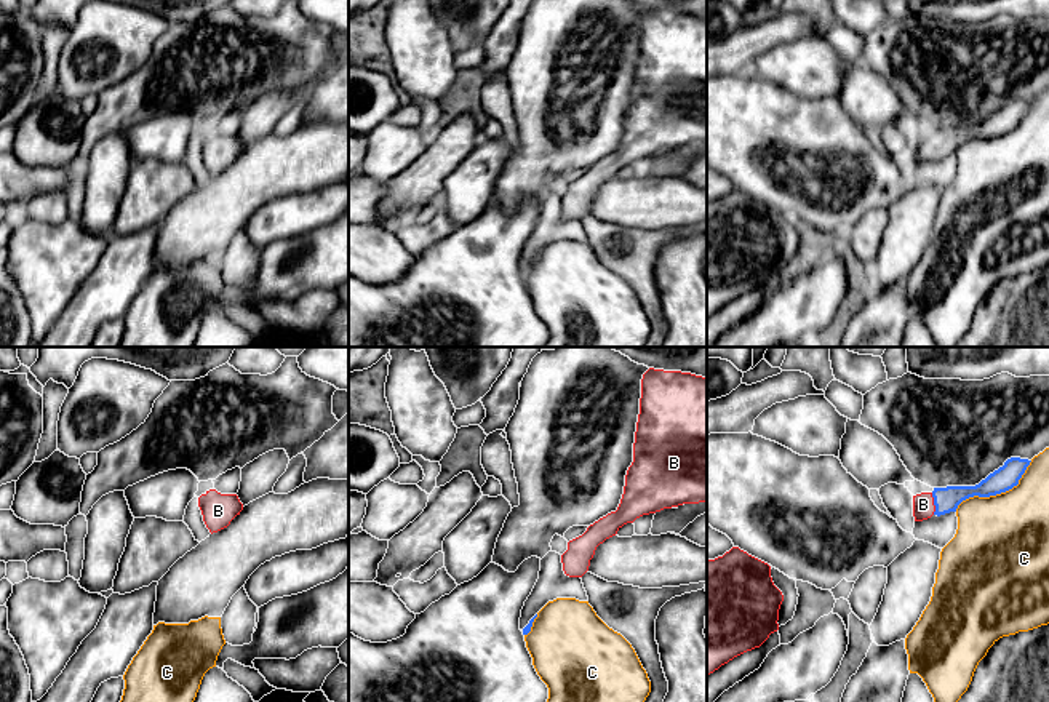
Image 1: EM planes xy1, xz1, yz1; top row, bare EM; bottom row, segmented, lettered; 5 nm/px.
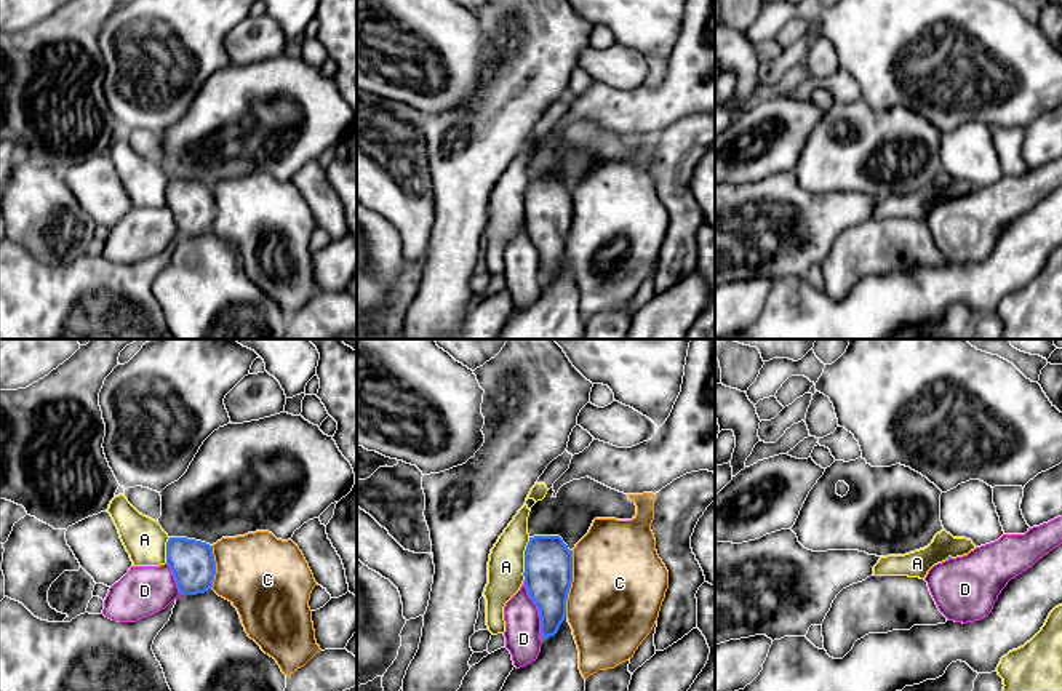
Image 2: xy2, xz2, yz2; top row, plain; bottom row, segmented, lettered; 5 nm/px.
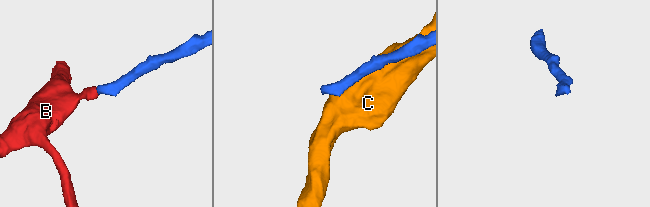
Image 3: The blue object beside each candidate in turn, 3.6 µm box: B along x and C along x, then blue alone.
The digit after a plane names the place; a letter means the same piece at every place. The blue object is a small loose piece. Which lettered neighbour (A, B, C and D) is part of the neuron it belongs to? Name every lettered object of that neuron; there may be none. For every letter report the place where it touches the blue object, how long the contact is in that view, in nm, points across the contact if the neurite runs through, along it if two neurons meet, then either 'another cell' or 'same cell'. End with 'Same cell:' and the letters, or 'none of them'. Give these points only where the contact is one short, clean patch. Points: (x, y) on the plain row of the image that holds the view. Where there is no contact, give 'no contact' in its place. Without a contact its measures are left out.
A: xz2 (525, 200) | 220 nm | another cell
B: yz1 (934, 146) | 110 nm | across yz1 (947, 141), (934, 146), (923, 146) | same cell
C: yz1 (997, 135) | 460 nm | another cell
D: xz2 (538, 250) | 300 nm | another cell
Same cell: B

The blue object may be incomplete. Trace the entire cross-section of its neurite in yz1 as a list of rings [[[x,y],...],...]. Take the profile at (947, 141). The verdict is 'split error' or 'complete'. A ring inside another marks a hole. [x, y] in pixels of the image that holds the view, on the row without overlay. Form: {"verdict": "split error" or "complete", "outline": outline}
{"verdict": "split error", "outline": [[[1011,99],[1003,109],[990,115],[975,128],[947,128],[934,130],[932,134],[921,134],[913,138],[913,158],[915,163],[923,163],[932,157],[945,157],[956,154],[958,147],[974,138],[990,139],[1006,134],[1019,126],[1031,102]]]}

